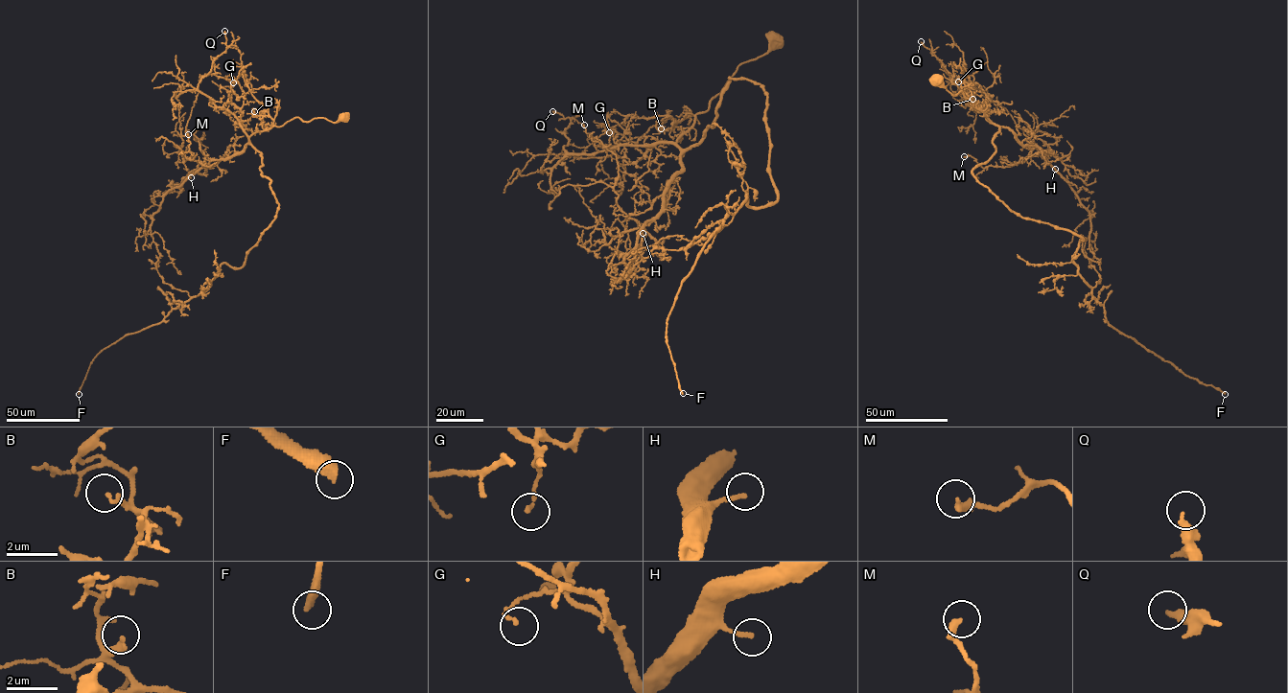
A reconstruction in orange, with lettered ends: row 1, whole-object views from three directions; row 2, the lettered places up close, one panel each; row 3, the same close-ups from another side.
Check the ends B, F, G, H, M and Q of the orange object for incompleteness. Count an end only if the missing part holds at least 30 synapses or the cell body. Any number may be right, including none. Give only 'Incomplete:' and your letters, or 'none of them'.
Incomplete: F, H

